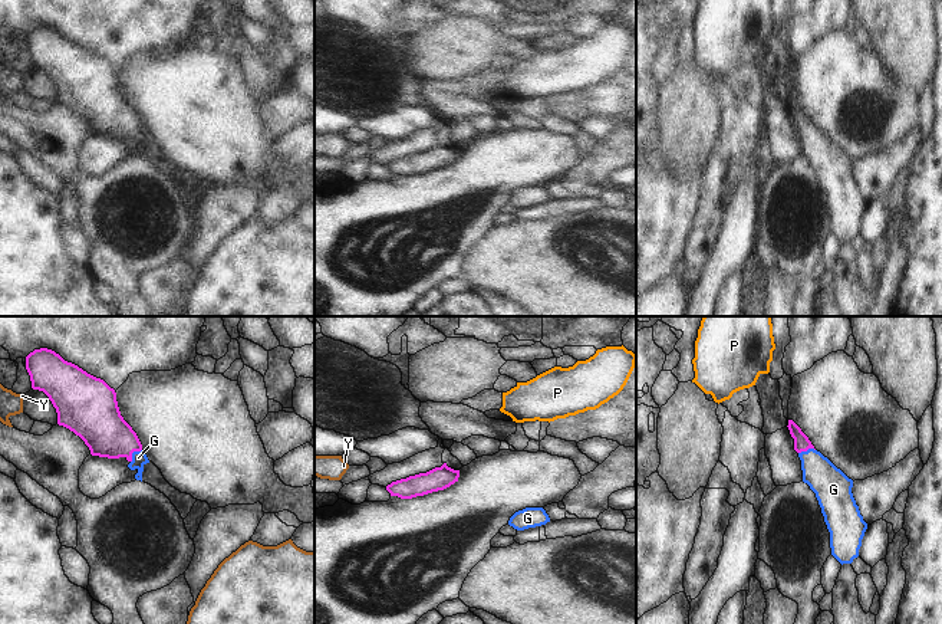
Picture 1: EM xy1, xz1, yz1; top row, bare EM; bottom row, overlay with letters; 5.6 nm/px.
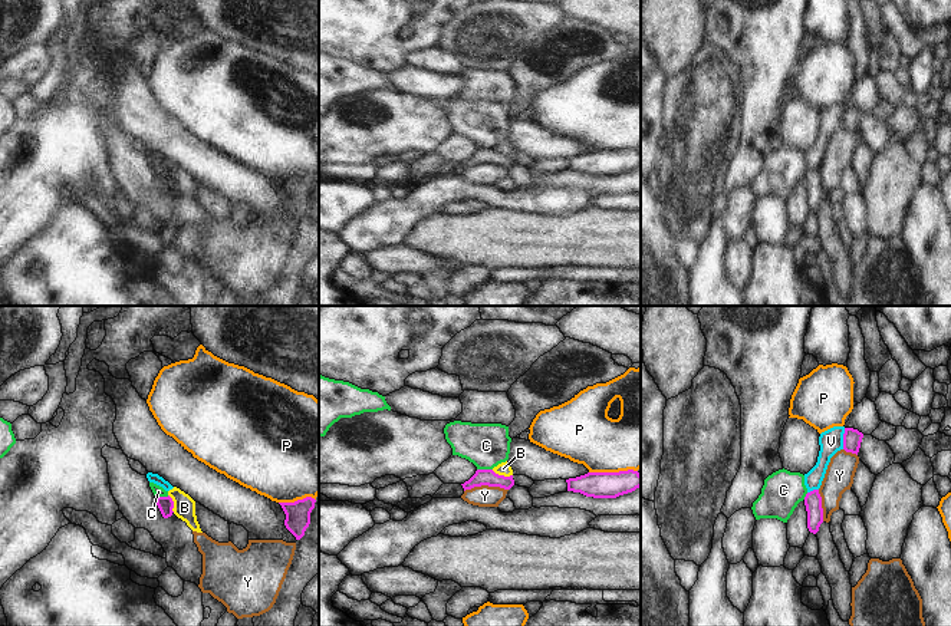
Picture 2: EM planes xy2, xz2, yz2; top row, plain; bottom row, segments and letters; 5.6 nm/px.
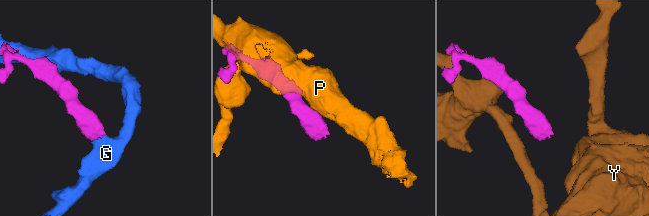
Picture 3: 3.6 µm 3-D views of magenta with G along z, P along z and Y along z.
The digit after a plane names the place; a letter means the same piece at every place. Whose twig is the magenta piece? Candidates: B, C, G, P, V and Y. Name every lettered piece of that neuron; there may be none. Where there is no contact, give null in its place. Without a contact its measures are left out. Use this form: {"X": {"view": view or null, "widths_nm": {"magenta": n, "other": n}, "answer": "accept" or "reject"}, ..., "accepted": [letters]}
{"B": {"view": "xz2", "widths_nm": {"magenta": 100, "other": 70}, "answer": "reject"}, "C": {"view": "xz2", "widths_nm": {"magenta": 100, "other": 240}, "answer": "reject"}, "G": {"view": "xy1", "widths_nm": {"magenta": 260, "other": 80}, "answer": "accept"}, "P": {"view": "xz2", "widths_nm": {"magenta": 140, "other": 340}, "answer": "reject"}, "V": {"view": "yz2", "widths_nm": {"magenta": 110, "other": 140}, "answer": "reject"}, "Y": {"view": "xz2", "widths_nm": {"magenta": 100, "other": 120}, "answer": "reject"}, "accepted": ["G"]}

